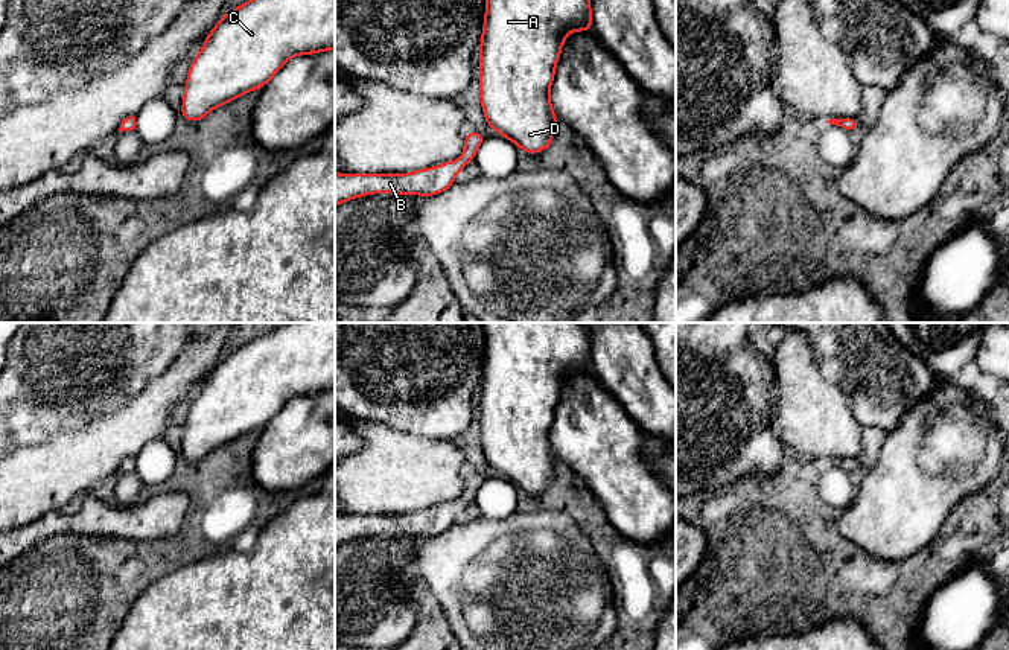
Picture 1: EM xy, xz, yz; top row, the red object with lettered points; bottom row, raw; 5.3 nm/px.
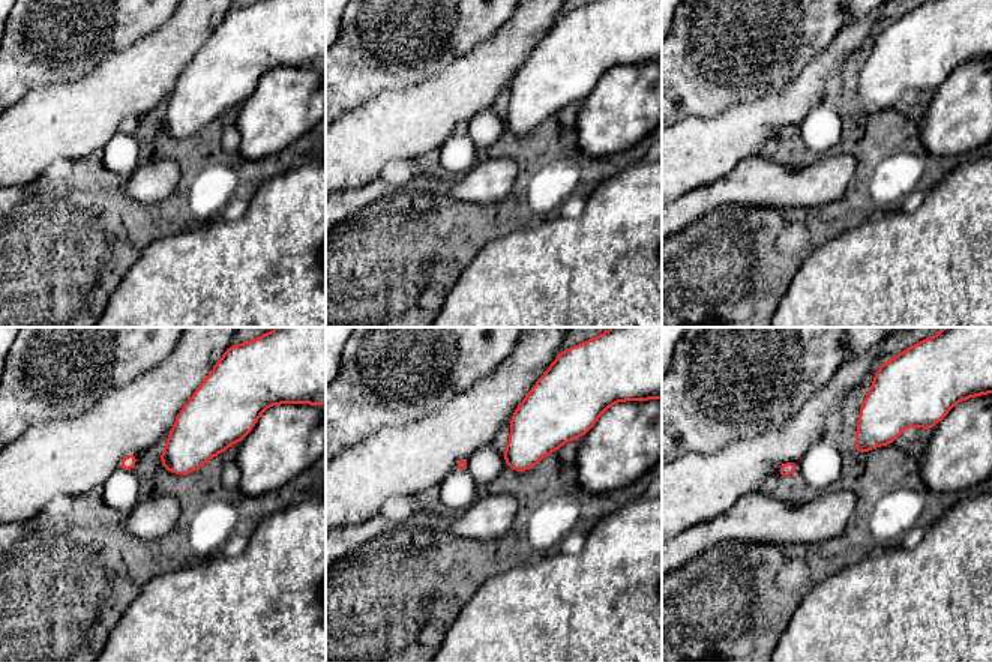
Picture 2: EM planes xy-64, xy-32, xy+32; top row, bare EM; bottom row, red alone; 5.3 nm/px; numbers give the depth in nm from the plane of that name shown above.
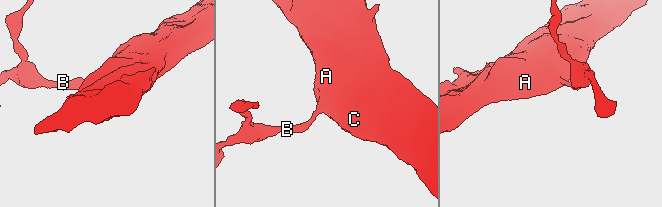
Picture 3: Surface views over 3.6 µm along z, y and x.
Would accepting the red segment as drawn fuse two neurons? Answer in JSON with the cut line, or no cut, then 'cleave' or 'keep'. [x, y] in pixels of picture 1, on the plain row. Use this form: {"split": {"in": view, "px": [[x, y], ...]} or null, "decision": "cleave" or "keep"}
{"split": null, "decision": "keep"}

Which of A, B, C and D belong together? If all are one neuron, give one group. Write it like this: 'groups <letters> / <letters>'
groups A B C D

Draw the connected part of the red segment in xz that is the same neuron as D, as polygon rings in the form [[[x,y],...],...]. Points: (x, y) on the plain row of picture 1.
[[[482,323],[485,358],[479,384],[479,441],[490,469],[528,495],[545,492],[559,463],[551,441],[549,428],[565,379],[571,373],[592,373],[592,350],[587,323]]]

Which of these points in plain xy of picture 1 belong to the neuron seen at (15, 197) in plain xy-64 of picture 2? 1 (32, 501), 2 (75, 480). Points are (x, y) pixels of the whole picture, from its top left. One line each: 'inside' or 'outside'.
1: outside
2: outside

